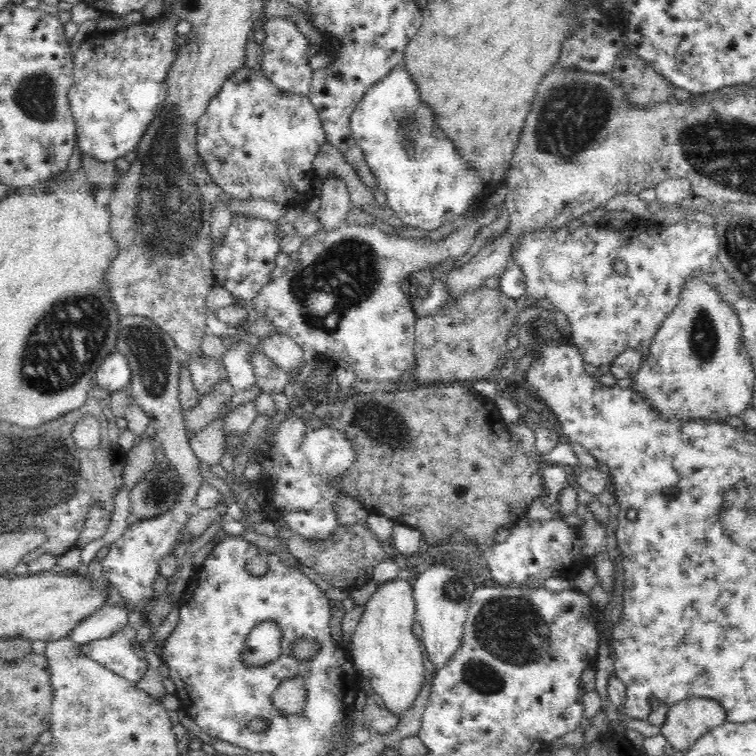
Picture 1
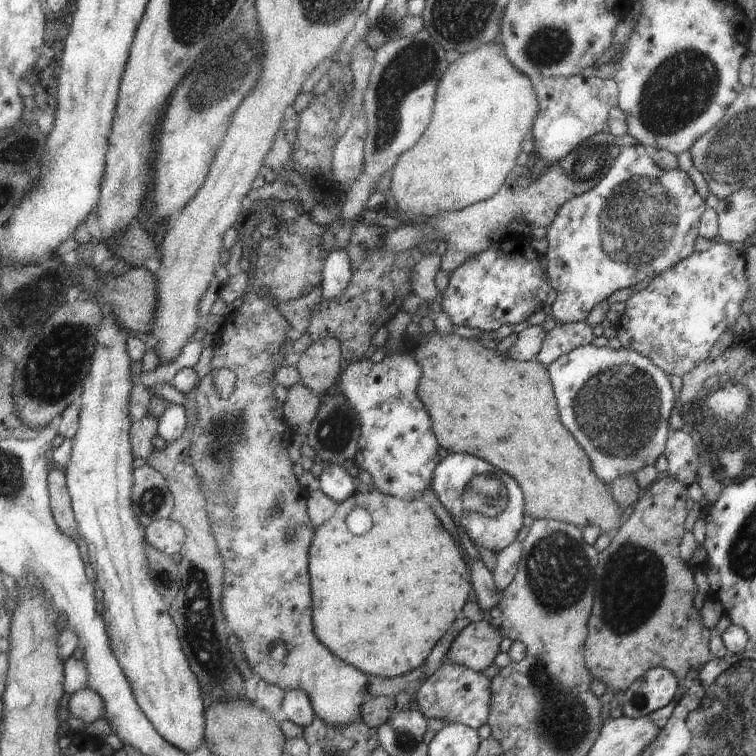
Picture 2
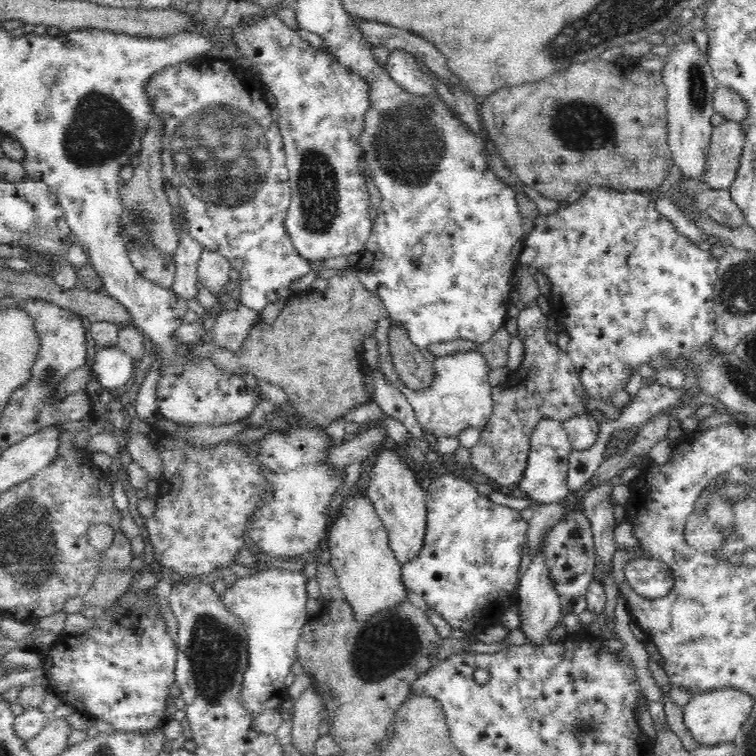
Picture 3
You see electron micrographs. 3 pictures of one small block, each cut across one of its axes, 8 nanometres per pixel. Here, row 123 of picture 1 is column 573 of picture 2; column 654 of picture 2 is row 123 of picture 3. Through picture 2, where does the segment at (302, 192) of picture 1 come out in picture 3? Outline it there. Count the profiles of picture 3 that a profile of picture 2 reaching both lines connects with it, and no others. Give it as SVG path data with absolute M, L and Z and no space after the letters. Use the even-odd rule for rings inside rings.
M216 58L208 68L206 66L195 67L184 63L161 70L146 85L146 93L148 93L148 98L150 98L150 103L152 103L154 116L158 115L160 119L164 119L164 129L166 130L164 130L163 148L161 150L162 171L164 172L164 179L169 180L174 188L178 190L178 196L183 200L185 219L187 220L190 236L202 247L213 250L213 252L219 252L227 259L231 268L234 268L239 273L239 289L235 293L238 304L246 305L246 307L261 313L267 305L266 294L268 292L280 290L280 288L288 288L291 280L294 282L296 278L302 278L302 276L306 276L312 270L310 261L300 256L300 253L293 247L291 237L288 235L285 226L285 218L288 214L287 209L291 202L289 173L286 165L284 142L279 127L273 122L272 108L265 100L264 84L256 80L254 75L251 76L249 71L236 62Z

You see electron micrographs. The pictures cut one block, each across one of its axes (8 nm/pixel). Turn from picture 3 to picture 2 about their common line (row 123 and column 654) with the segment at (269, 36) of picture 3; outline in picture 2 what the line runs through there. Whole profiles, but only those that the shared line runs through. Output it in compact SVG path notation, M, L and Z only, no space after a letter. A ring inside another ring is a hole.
M716 239L712 246L701 253L692 253L675 267L666 269L639 292L625 302L625 310L615 324L621 347L647 358L665 375L678 377L689 373L697 364L708 358L708 353L719 337L729 328L734 331L735 320L741 315L741 302L748 292L744 274L744 259L731 246Z

